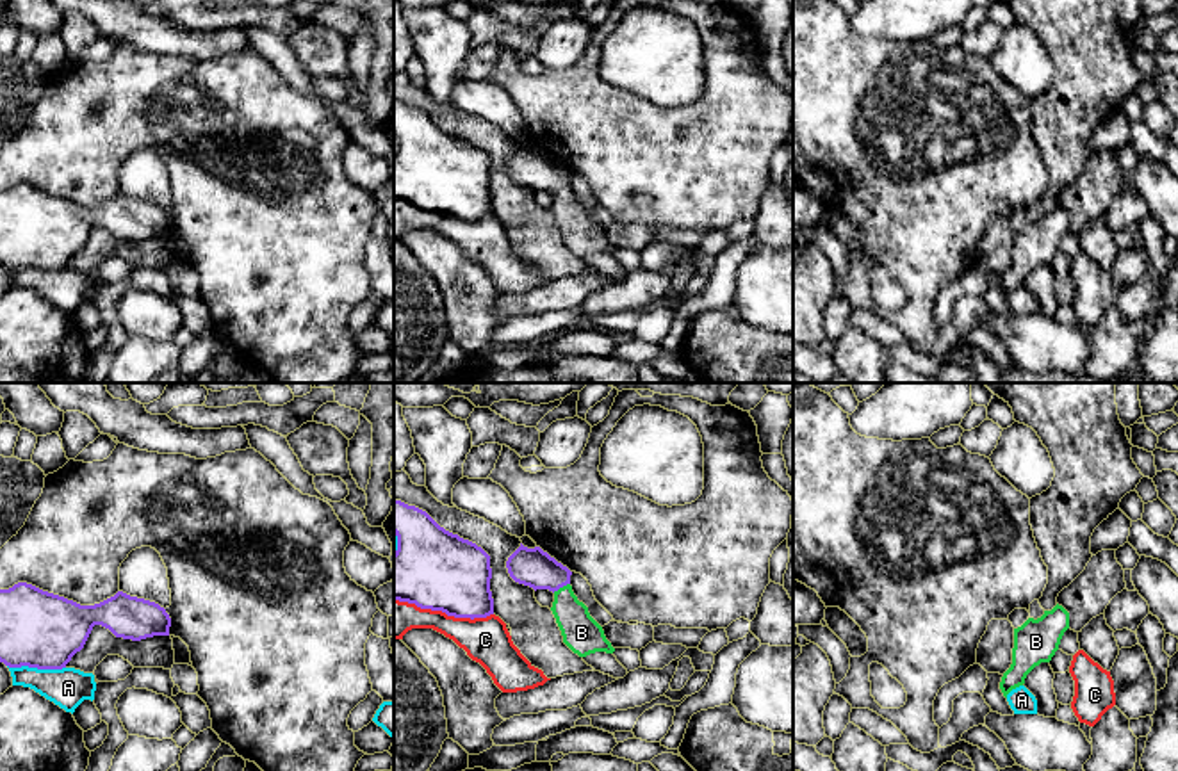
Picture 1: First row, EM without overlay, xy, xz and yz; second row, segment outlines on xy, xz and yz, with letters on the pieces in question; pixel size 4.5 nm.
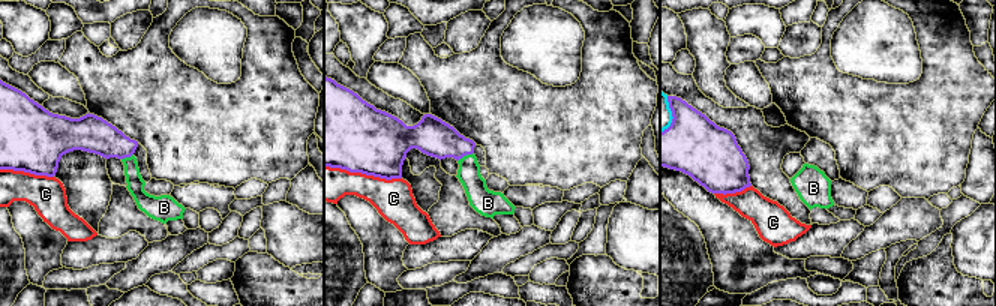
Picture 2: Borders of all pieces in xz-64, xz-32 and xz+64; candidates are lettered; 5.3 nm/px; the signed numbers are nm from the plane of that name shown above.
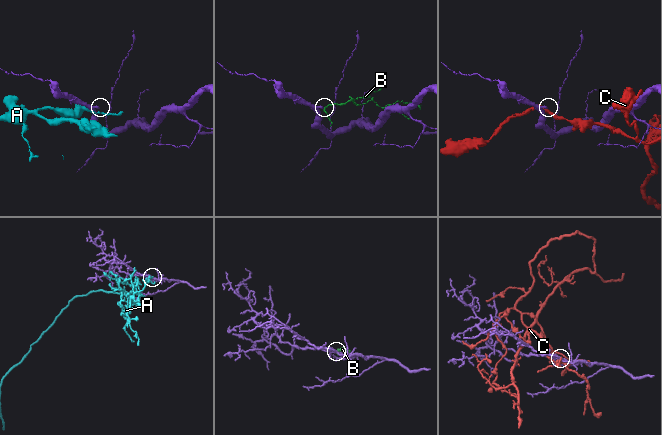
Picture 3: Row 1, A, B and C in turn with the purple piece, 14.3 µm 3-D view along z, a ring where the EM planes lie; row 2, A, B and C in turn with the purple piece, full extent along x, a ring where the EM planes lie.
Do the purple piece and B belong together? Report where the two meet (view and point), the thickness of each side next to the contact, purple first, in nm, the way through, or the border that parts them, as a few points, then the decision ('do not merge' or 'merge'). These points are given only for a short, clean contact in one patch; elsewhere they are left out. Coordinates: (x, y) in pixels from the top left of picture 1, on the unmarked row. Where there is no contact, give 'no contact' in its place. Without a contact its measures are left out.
contact xz (560, 187); calibres 180 and 170 nm; way xz (531, 168), (546, 173), (560, 187), (565, 209), (581, 234); merge

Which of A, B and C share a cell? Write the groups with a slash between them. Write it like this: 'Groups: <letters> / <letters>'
Groups: A / B / C

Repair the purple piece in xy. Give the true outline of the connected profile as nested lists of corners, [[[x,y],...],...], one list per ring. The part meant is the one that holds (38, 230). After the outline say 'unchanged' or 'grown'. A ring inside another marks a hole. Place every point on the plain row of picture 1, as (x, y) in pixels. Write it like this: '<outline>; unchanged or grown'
[[[18,183],[0,191],[0,264],[62,271],[84,249],[94,226],[116,239],[141,242],[169,237],[171,219],[159,205],[123,192],[100,205],[80,207]]]; unchanged

